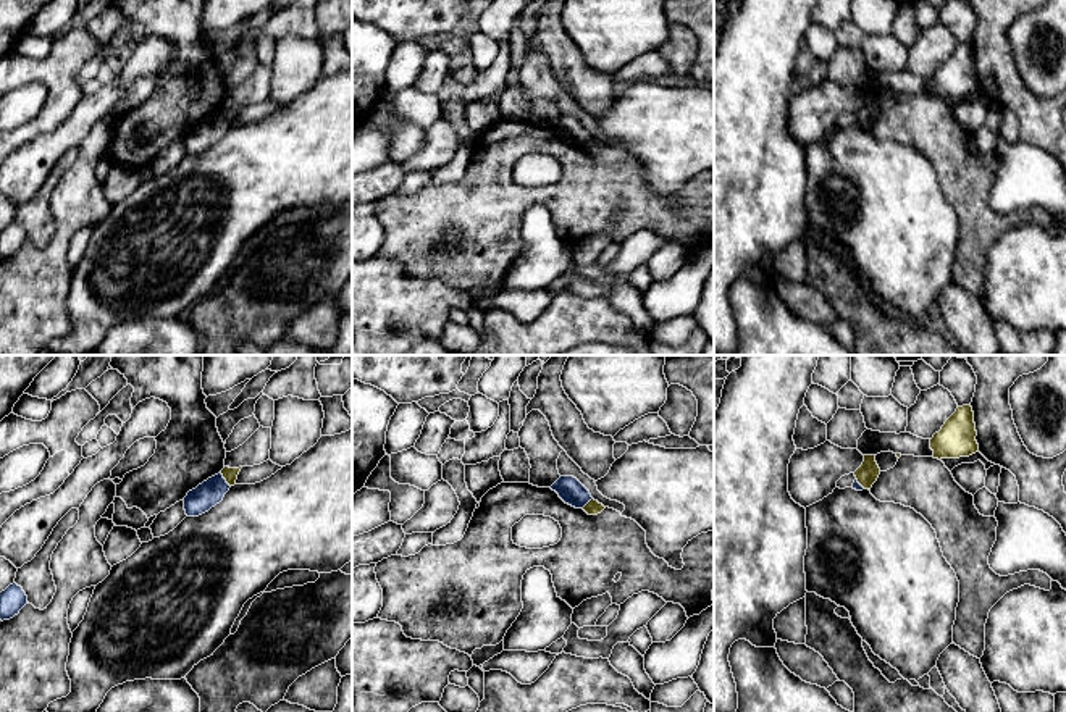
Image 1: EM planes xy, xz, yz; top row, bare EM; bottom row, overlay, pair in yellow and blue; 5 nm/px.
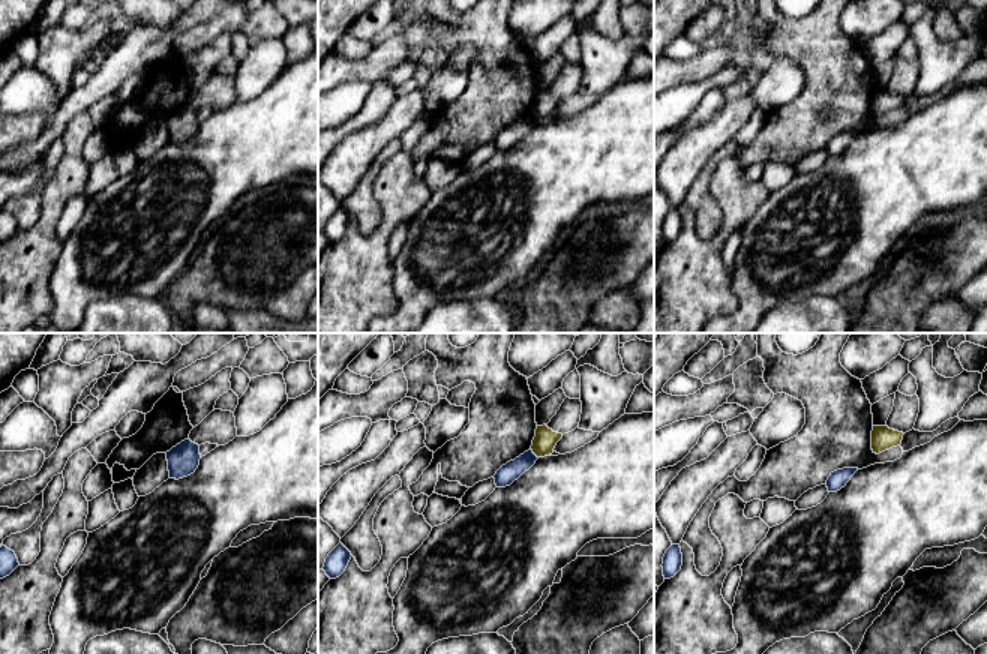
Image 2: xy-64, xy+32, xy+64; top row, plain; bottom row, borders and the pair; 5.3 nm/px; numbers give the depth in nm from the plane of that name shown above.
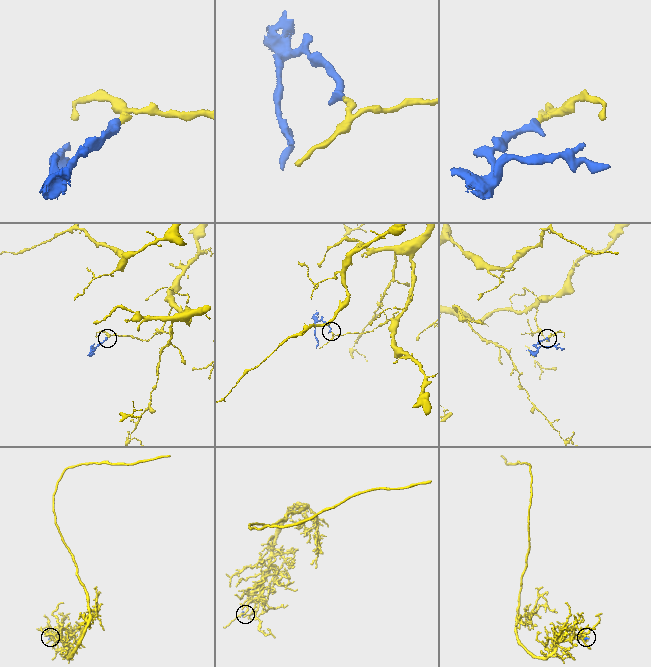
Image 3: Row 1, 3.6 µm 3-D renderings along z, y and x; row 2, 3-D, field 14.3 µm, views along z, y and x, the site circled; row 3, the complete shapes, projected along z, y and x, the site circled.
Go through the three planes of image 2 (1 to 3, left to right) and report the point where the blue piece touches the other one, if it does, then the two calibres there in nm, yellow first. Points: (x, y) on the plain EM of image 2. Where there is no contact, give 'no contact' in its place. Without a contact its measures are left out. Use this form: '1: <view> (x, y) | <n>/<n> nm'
1: no contact
2: xy+32 (533, 116) | 120/100 nm
3: no contact

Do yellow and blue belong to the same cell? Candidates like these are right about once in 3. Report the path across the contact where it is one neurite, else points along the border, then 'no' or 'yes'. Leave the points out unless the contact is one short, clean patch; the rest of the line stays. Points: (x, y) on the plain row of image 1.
border xy (220, 112), (230, 125); no

